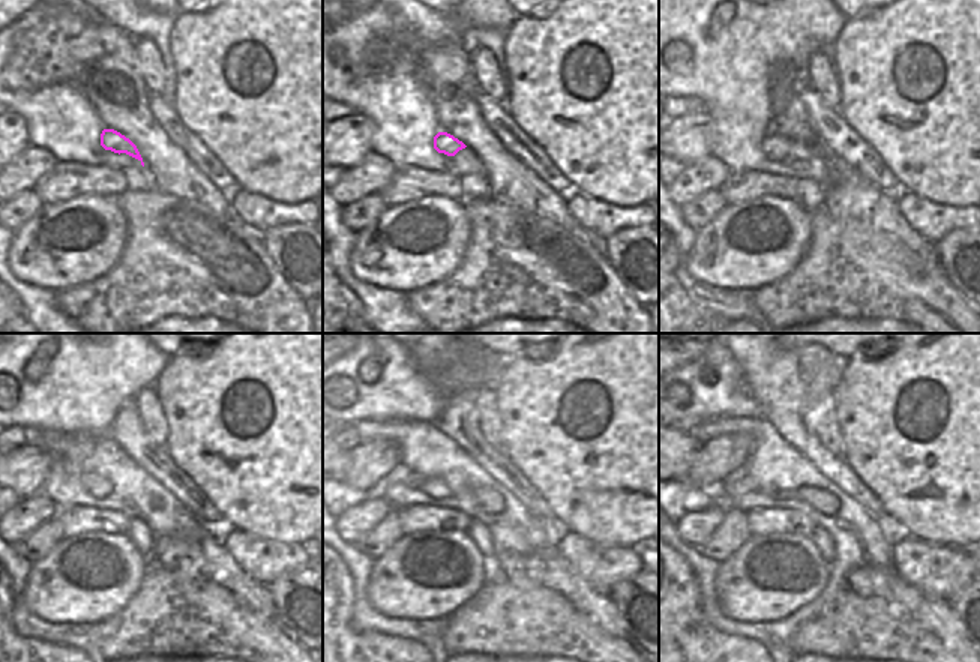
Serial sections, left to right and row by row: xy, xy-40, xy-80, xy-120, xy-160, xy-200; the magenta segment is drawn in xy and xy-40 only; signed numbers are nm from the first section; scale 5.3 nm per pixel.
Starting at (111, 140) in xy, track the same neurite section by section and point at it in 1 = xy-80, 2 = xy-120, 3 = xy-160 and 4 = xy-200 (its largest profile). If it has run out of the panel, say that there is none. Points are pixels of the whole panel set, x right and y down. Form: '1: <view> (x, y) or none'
1: xy-80 (776, 146)
2: xy-120 (96, 485)
3: xy-160 (434, 488)
4: xy-200 (733, 485)

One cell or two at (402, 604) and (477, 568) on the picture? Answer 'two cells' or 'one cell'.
one cell

